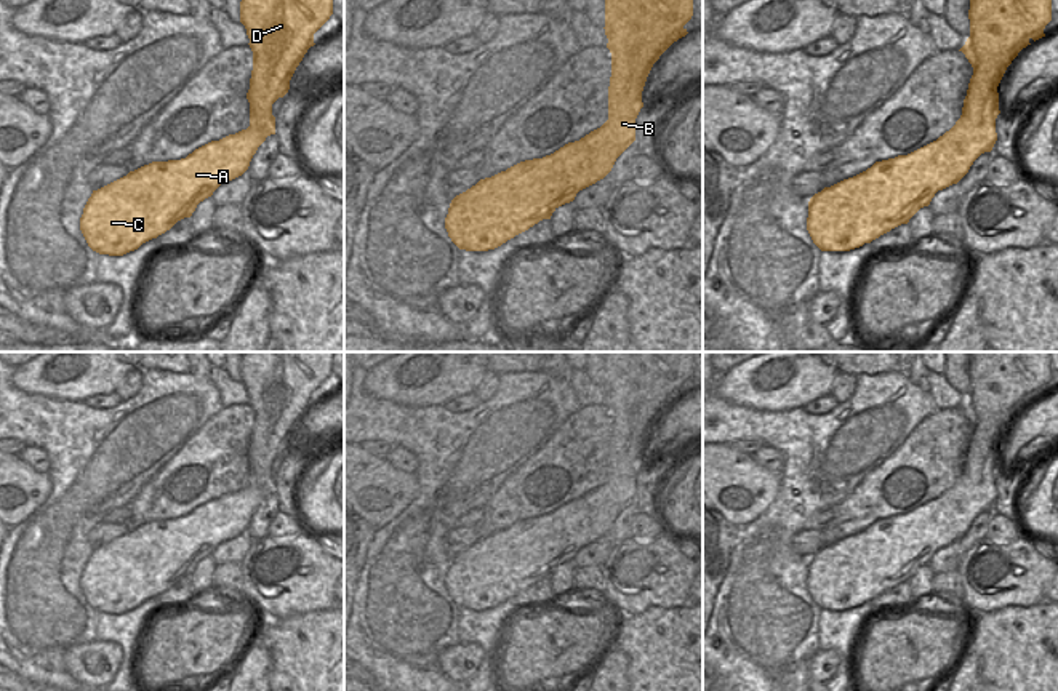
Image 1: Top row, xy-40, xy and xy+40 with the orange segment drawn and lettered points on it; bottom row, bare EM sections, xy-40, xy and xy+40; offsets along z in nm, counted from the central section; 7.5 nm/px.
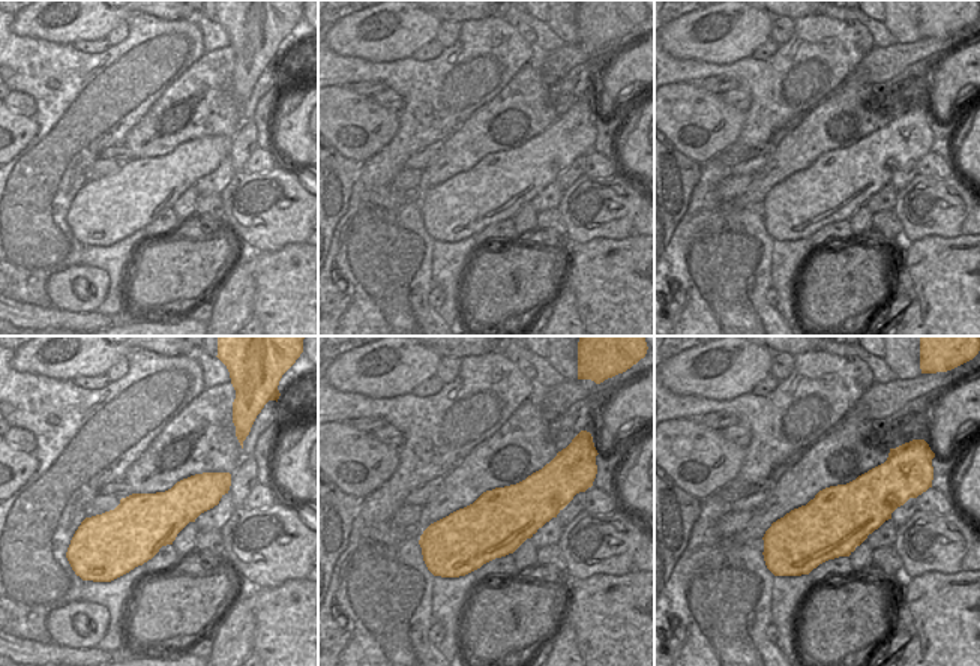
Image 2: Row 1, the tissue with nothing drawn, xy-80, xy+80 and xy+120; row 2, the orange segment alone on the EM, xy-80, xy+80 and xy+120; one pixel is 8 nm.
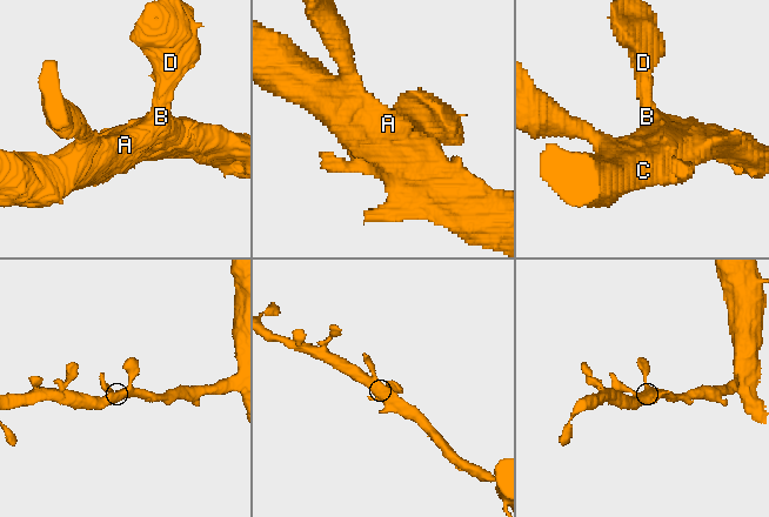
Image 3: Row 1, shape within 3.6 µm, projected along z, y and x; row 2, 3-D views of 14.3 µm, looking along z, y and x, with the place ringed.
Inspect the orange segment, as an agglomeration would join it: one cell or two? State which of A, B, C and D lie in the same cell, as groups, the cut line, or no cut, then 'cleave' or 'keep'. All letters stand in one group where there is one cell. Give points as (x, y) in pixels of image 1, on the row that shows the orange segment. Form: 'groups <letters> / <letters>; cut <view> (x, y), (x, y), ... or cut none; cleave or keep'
groups A B C D; cut none; keep

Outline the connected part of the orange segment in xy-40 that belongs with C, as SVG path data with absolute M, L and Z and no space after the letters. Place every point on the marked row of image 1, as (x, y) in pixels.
M242 0L240 22L246 29L253 51L253 70L246 99L250 126L219 141L211 141L186 158L152 162L126 176L93 190L80 218L80 230L88 246L109 256L123 256L142 243L170 230L178 221L190 218L197 205L213 192L242 176L267 136L275 134L272 104L290 90L290 80L314 46L314 34L333 14L333 0Z

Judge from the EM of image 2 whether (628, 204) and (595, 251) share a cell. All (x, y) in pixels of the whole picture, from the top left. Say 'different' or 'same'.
different

